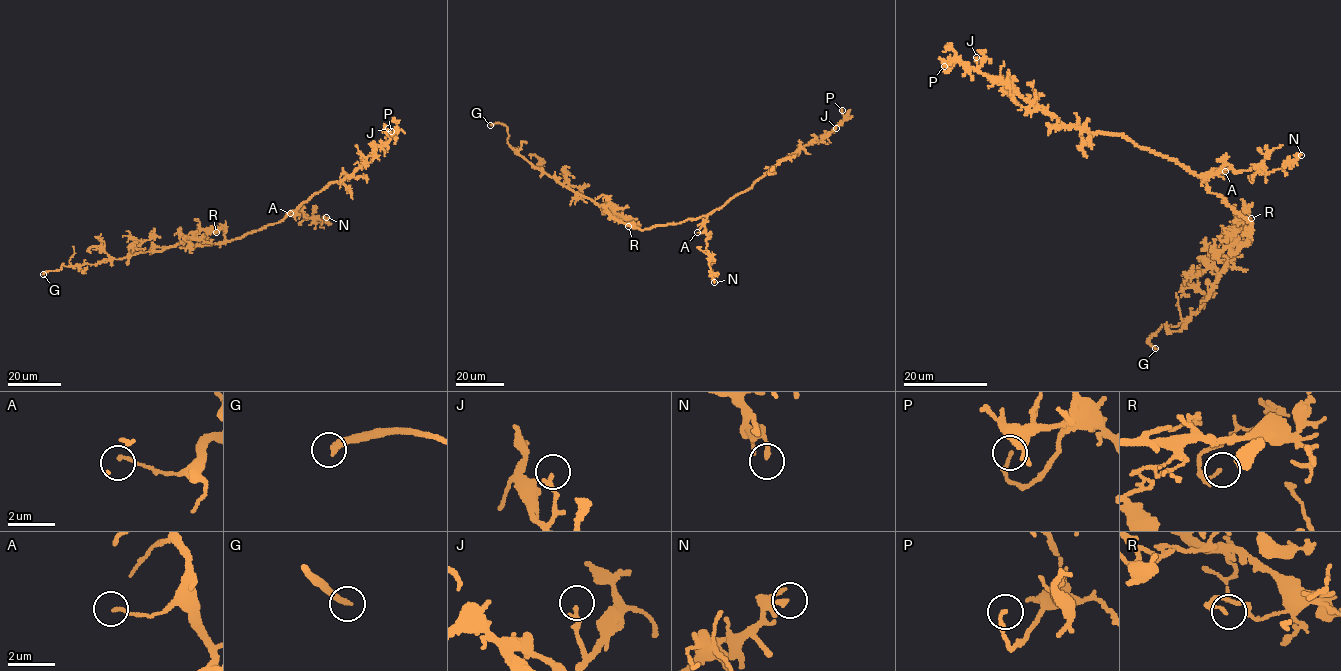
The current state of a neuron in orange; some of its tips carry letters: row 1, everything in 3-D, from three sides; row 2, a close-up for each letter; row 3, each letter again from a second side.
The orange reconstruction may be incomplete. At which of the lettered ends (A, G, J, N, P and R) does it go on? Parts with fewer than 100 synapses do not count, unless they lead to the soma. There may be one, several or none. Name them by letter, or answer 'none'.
G

